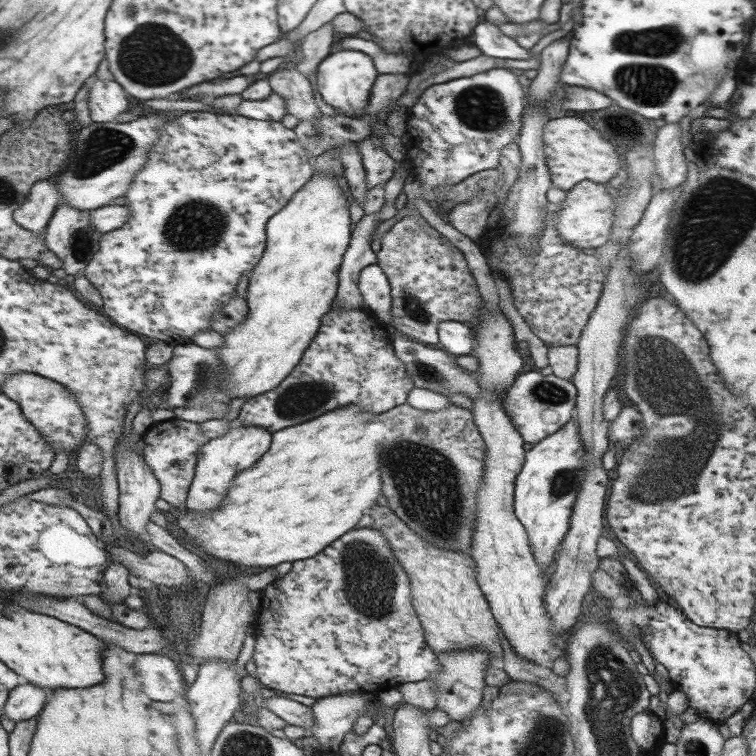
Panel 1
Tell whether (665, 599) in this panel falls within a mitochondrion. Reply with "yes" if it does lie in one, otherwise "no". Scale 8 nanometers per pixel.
no

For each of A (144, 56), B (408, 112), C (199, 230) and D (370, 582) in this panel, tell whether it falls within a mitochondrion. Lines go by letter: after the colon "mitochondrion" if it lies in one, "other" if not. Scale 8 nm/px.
A: mitochondrion
B: other
C: mitochondrion
D: mitochondrion

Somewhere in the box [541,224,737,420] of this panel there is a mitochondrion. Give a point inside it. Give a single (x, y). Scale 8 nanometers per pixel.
(660, 373)

